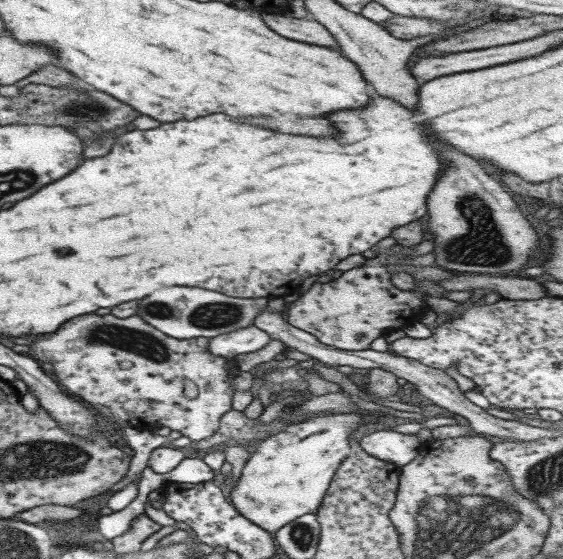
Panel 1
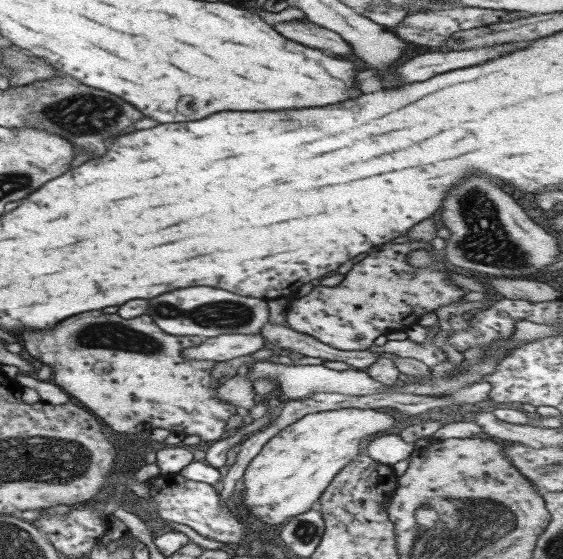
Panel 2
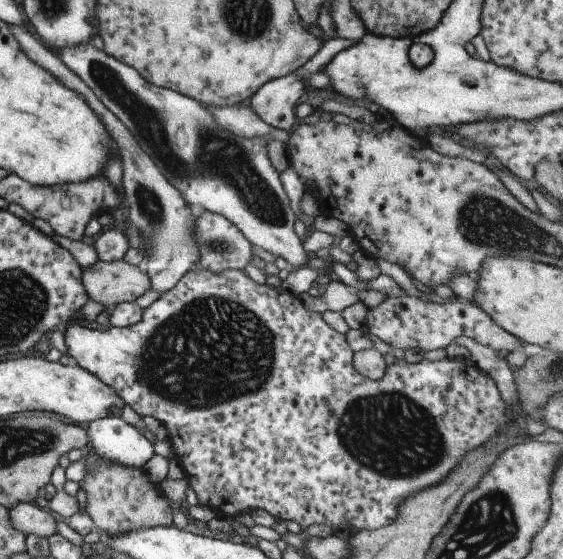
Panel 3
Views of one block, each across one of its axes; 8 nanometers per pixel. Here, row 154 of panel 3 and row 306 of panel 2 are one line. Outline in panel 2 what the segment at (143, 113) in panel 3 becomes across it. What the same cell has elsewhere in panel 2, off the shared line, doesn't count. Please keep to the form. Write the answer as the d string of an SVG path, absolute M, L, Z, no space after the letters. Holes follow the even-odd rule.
M189 286L189 288L173 290L173 292L167 292L167 294L161 294L157 298L147 300L147 316L151 316L163 332L173 336L211 338L223 334L255 334L267 322L267 303L265 299L237 296L237 294L231 294L227 290L219 290L219 288Z

